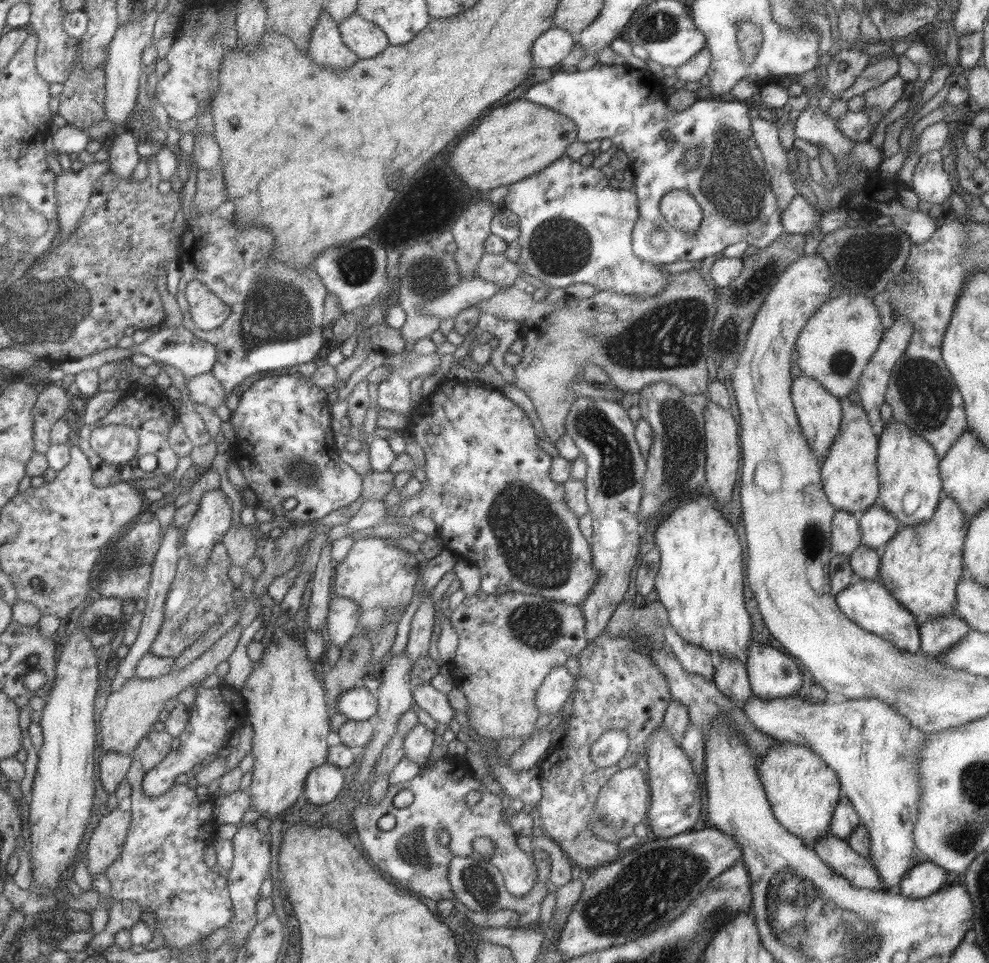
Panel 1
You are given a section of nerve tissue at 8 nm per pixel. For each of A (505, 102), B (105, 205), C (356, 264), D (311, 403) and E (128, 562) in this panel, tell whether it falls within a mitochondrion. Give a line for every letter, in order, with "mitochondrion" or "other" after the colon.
A: other
B: other
C: mitochondrion
D: other
E: mitochondrion

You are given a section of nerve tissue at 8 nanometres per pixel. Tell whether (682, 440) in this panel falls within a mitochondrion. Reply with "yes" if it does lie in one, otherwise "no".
yes

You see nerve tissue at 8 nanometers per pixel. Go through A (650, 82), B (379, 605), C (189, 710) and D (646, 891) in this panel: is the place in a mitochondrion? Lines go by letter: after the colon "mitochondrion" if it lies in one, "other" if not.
A: other
B: mitochondrion
C: other
D: mitochondrion

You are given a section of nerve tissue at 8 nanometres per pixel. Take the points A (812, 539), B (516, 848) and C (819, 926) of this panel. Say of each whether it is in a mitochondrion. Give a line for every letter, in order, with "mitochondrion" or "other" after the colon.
A: mitochondrion
B: other
C: mitochondrion

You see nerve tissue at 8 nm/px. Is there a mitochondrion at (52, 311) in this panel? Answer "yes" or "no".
yes

